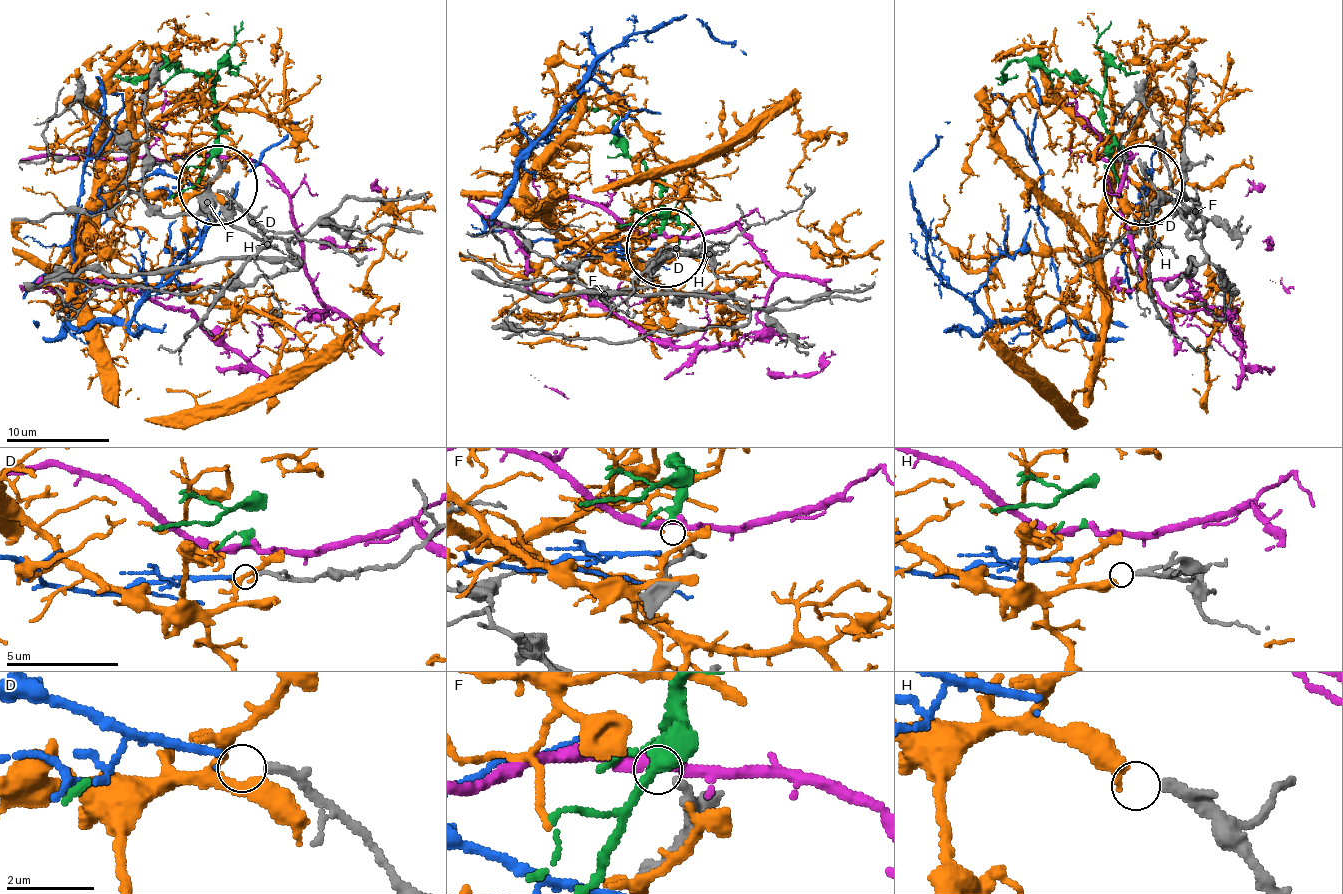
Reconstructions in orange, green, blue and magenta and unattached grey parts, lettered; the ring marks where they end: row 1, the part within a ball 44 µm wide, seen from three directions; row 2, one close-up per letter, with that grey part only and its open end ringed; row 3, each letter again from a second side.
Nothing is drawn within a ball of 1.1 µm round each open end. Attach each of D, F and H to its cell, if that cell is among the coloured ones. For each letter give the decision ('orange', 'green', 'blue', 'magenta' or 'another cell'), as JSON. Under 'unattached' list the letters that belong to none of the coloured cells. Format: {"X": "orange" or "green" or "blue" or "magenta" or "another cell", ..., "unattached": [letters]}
{"D": "blue", "F": "green", "H": "orange", "unattached": []}

